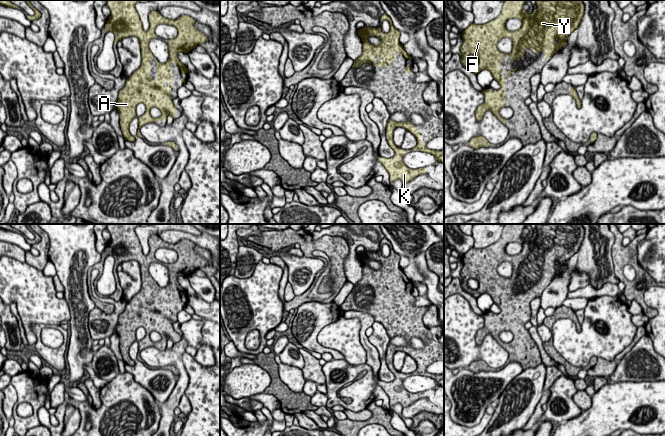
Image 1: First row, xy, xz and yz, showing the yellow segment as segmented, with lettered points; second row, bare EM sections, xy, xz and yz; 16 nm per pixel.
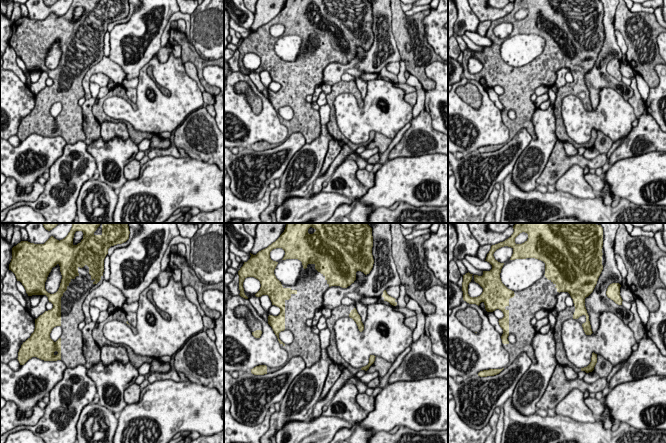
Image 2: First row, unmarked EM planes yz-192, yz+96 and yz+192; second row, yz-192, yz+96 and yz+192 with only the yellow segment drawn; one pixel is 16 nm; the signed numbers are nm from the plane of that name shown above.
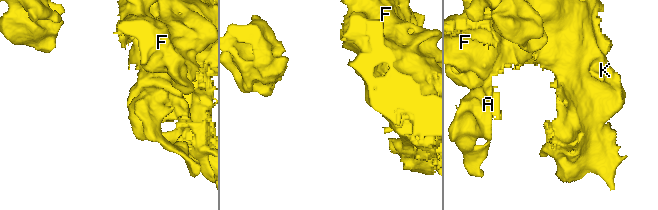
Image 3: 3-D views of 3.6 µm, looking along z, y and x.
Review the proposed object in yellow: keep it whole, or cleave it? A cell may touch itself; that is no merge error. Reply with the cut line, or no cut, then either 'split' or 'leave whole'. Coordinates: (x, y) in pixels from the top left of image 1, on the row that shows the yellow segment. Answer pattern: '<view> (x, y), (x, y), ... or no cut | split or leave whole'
no cut | leave whole

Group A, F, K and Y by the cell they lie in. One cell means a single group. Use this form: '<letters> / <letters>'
A F K Y

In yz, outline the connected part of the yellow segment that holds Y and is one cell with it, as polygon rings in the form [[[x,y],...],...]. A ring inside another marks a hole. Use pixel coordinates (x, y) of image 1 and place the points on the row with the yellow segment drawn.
[[[504,0],[502,12],[500,15],[483,25],[476,25],[472,23],[461,35],[463,43],[460,47],[462,58],[460,59],[462,65],[477,74],[482,70],[488,70],[493,79],[499,82],[500,88],[494,92],[490,92],[489,89],[484,89],[485,101],[479,105],[476,109],[475,115],[477,121],[481,121],[483,116],[488,110],[504,124],[505,119],[499,114],[501,108],[505,107],[505,77],[501,76],[501,73],[506,73],[507,77],[511,77],[511,72],[516,71],[517,68],[511,71],[501,70],[499,64],[505,57],[510,57],[511,61],[516,61],[519,57],[525,55],[525,49],[532,49],[535,53],[542,51],[547,59],[551,59],[552,56],[566,45],[567,37],[578,28],[583,15],[584,4],[582,0],[536,0],[538,8],[531,14],[528,14],[523,10],[523,5],[526,0]],[[512,18],[518,18],[522,21],[522,26],[519,30],[508,31],[505,27],[507,20]],[[508,37],[513,41],[513,49],[510,54],[502,53],[498,50],[497,44],[502,39]],[[472,54],[478,57],[479,63],[476,66],[472,66],[468,62],[468,56]]]

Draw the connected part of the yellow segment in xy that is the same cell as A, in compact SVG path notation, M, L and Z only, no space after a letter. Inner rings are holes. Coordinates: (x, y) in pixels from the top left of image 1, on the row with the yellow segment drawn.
M108 0L107 6L111 16L105 24L105 33L113 32L115 35L114 46L125 37L135 36L140 41L141 66L126 80L125 86L119 91L117 110L120 115L120 127L123 137L128 141L135 141L130 133L129 126L136 117L136 106L143 103L146 112L139 117L139 129L147 123L155 121L166 121L169 114L177 116L177 107L171 100L171 89L173 75L171 64L176 63L181 70L181 75L188 73L188 69L178 58L179 52L188 53L197 45L207 41L206 36L199 32L190 16L182 15L176 20L164 18L159 11L152 11L149 14L150 27L147 31L143 29L140 17L135 9L138 2L149 0ZM159 24L169 24L177 28L178 35L175 39L166 40L169 48L169 59L166 63L157 61L157 80L150 77L152 52L149 49L149 41L156 38L155 28ZM156 107L161 111L159 118L150 115L150 109Z

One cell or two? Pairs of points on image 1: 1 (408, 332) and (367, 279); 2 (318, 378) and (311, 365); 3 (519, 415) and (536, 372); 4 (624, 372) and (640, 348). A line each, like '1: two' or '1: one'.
1: one
2: one
3: one
4: one

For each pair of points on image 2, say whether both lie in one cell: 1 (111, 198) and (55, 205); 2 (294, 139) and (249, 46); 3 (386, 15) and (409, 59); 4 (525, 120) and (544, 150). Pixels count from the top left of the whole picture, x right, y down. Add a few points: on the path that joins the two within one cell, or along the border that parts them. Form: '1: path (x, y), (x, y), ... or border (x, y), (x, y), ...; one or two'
1: border (86, 180), (79, 192), (76, 212); two
2: border (288, 137), (293, 133), (300, 132), (306, 142); two
3: border (391, 10), (391, 32), (396, 46); two
4: border (535, 112), (532, 118), (535, 134), (534, 140); two

